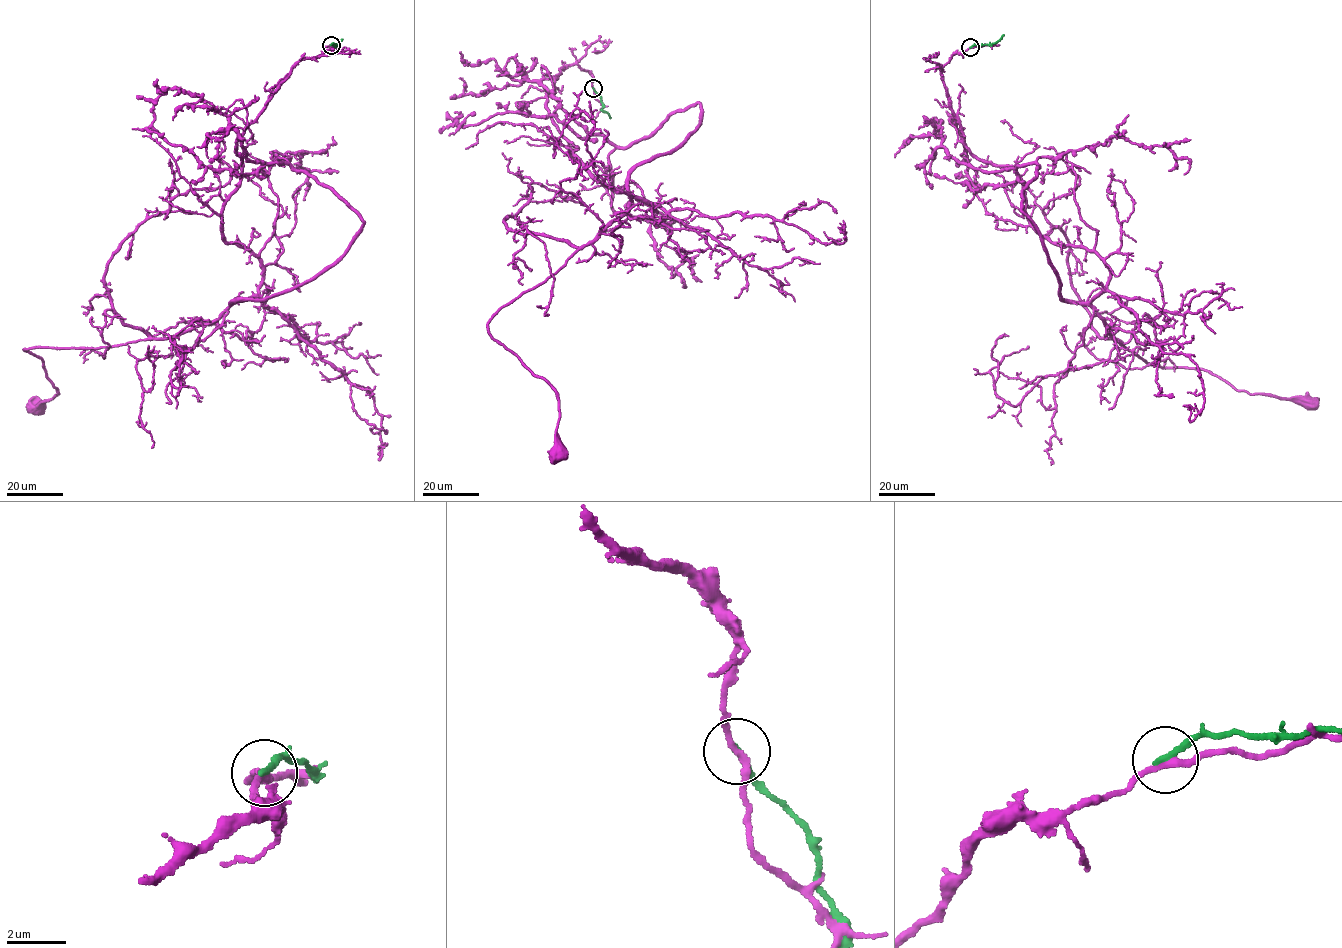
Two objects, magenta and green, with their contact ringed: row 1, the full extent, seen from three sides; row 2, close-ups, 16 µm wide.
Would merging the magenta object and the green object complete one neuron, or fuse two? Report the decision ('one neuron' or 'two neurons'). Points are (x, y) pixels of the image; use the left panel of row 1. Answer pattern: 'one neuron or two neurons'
two neurons

